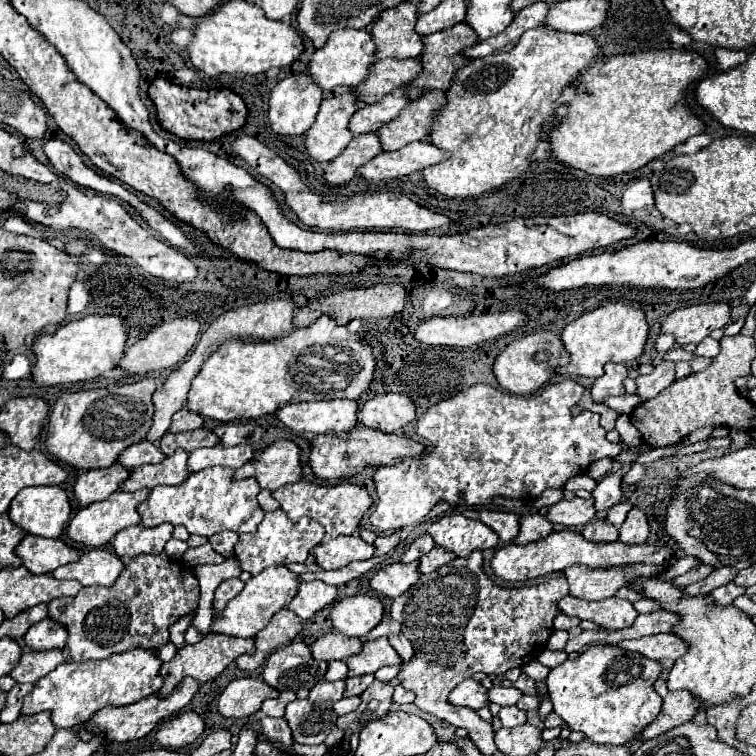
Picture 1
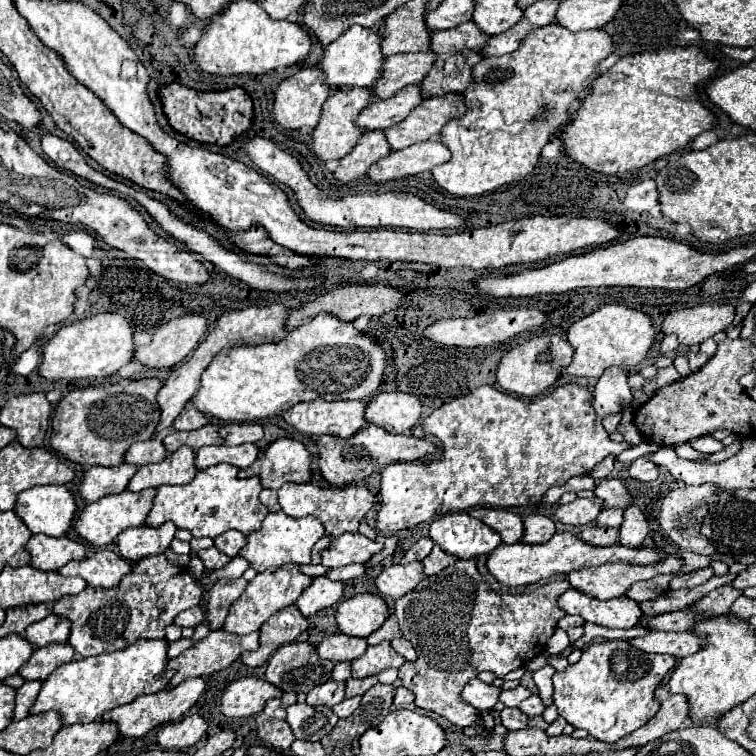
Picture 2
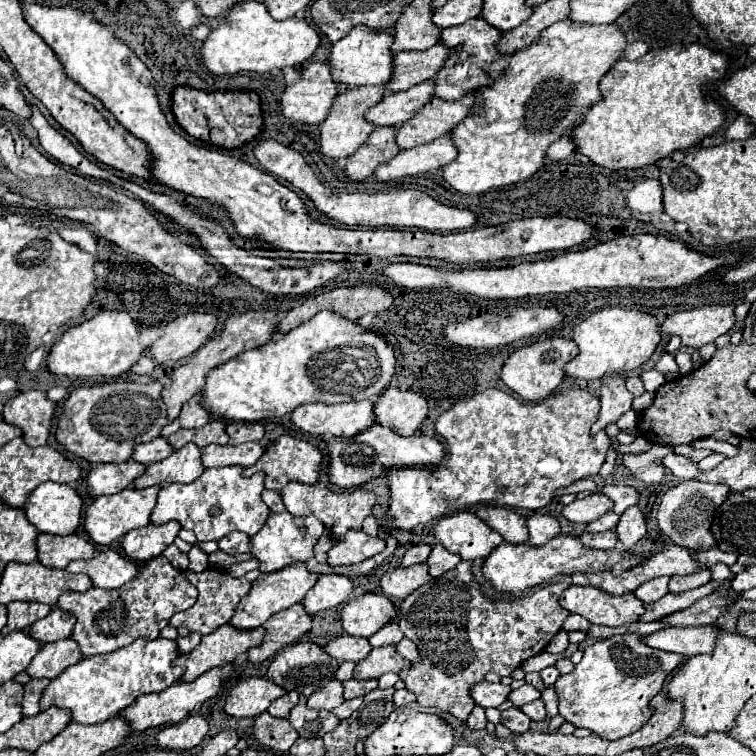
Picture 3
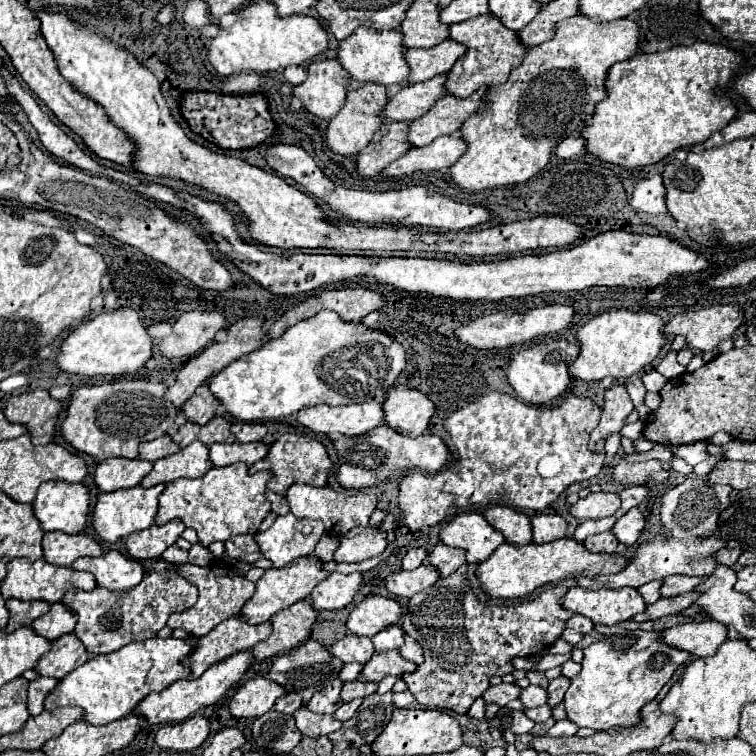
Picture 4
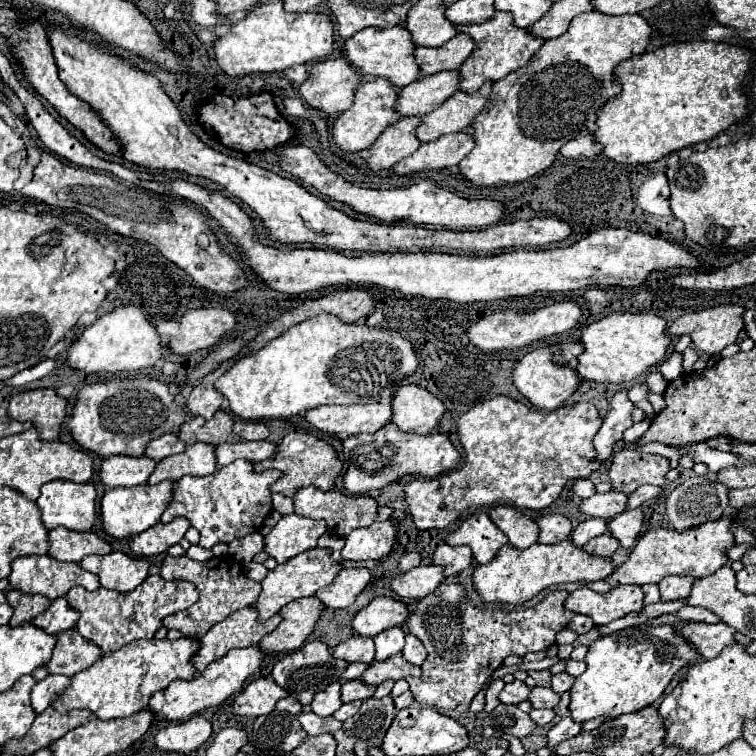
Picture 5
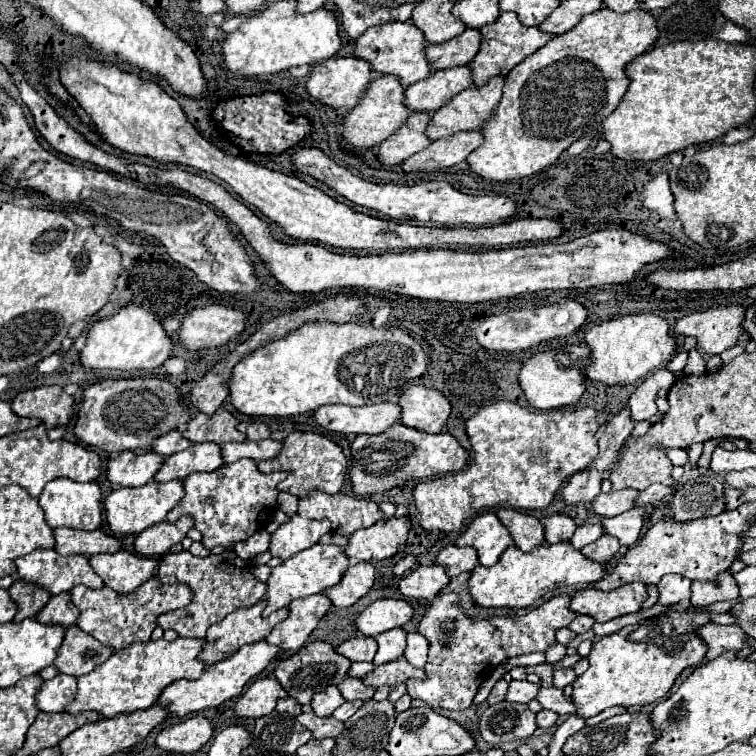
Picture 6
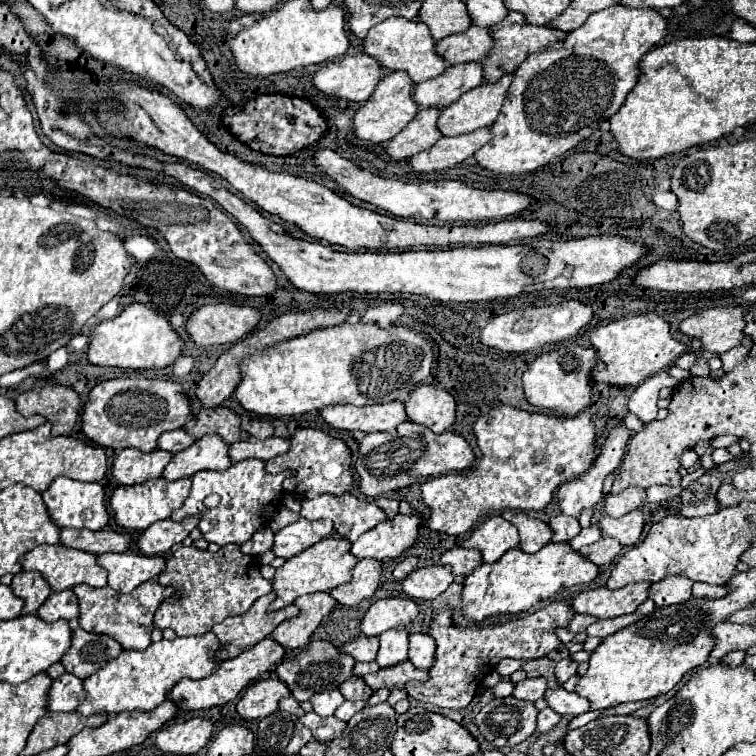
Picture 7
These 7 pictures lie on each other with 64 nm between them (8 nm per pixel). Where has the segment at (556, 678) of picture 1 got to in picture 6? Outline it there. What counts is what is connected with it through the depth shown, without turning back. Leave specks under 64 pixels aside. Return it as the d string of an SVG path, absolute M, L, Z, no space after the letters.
M712 604L708 608L704 608L704 612L692 612L690 608L676 608L670 610L662 616L656 616L652 620L642 620L636 626L626 626L616 634L610 634L606 638L600 638L594 642L590 654L588 654L588 662L590 668L578 676L572 684L574 692L572 692L572 700L576 702L576 716L580 718L590 718L600 714L602 710L610 708L610 706L624 706L624 708L632 708L632 706L644 706L644 704L652 704L658 698L662 698L674 684L674 680L678 678L678 674L688 668L688 666L698 666L704 660L706 654L706 646L704 642L696 636L698 626L704 626L710 622L710 614L722 614L728 612L728 608L732 608L732 604Z

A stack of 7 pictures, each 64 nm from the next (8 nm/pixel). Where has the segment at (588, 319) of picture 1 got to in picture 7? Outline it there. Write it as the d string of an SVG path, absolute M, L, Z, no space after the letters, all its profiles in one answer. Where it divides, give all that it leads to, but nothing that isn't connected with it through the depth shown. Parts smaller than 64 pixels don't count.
M638 314L594 328L590 342L596 350L596 358L604 362L604 368L594 370L592 378L610 386L638 386L648 376L670 366L686 350L684 344L670 336L668 322L658 314Z

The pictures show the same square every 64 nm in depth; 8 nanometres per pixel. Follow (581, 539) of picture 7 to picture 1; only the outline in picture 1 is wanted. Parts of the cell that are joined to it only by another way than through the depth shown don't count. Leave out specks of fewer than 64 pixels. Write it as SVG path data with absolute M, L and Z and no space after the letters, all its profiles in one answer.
M620 502L620 504L612 506L612 508L606 512L606 520L612 522L612 524L616 524L616 528L620 528L628 512L630 512L630 504L628 504L628 502Z

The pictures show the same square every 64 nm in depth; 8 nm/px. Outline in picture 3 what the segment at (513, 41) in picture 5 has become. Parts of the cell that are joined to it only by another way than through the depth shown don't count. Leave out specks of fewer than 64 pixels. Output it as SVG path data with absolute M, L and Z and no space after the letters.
M472 18L460 26L452 26L452 28L444 28L440 32L440 44L446 46L450 50L448 60L444 62L444 66L440 68L440 72L436 74L436 96L444 98L444 100L460 100L462 96L466 96L468 92L488 84L488 76L484 74L482 66L494 62L496 58L500 58L500 52L496 50L496 42L500 40L502 32L498 28L492 28L490 24L486 24L480 18Z

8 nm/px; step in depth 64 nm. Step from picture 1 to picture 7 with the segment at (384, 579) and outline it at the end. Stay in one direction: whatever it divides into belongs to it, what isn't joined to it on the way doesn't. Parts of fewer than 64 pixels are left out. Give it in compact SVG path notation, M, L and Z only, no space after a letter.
M424 566L402 580L402 592L414 600L434 600L452 584L452 580L450 568Z

